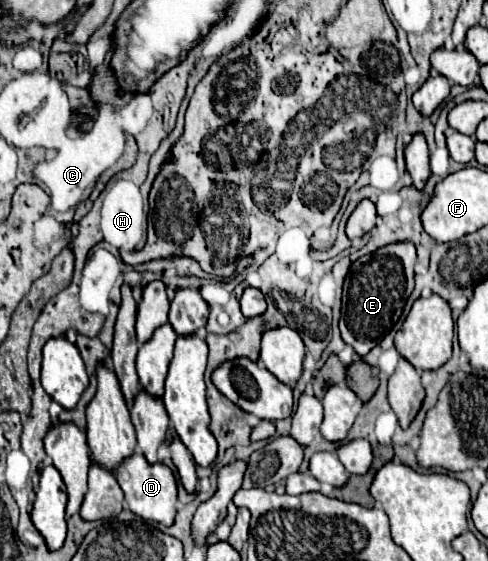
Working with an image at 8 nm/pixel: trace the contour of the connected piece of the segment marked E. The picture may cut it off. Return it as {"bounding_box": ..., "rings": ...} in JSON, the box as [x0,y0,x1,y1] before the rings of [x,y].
{"bounding_box":[340,241,416,357],"rings":[[[396,241],[370,255],[362,255],[350,265],[342,293],[340,333],[358,355],[364,357],[398,323],[404,303],[414,289],[414,263],[416,247],[412,241]]]}

